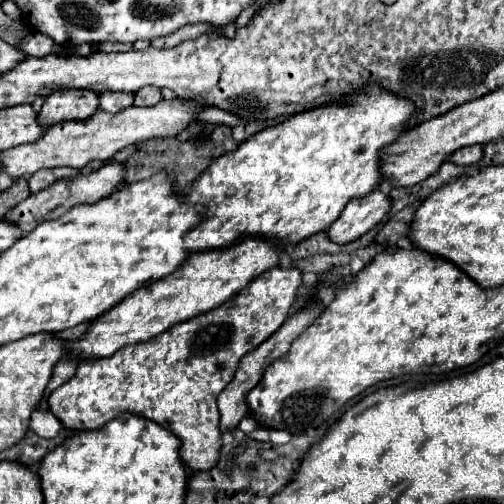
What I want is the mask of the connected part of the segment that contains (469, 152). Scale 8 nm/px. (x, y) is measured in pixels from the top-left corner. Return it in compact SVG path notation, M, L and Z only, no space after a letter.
M476 144L476 146L466 146L466 148L456 150L450 156L450 162L454 162L454 164L476 164L482 160L482 156L484 156L484 146Z

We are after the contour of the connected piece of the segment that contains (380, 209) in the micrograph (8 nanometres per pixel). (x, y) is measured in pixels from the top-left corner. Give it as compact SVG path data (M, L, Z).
M376 190L362 198L354 198L340 212L338 220L328 228L328 238L336 244L348 244L372 230L390 210L390 198Z

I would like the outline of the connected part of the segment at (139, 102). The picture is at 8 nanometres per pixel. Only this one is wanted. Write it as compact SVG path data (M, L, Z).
M144 86L136 92L136 106L146 106L146 104L158 104L162 100L162 90L156 86Z

